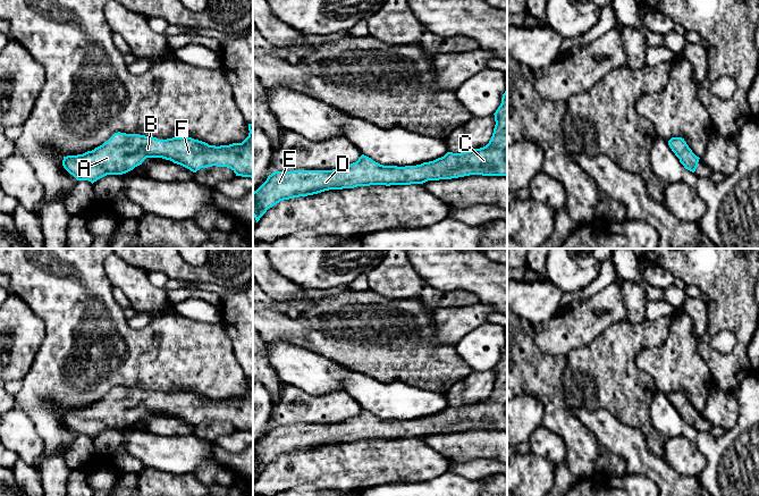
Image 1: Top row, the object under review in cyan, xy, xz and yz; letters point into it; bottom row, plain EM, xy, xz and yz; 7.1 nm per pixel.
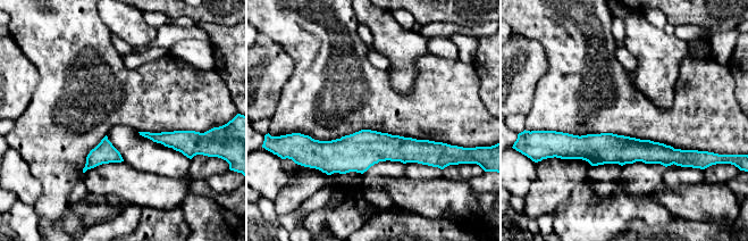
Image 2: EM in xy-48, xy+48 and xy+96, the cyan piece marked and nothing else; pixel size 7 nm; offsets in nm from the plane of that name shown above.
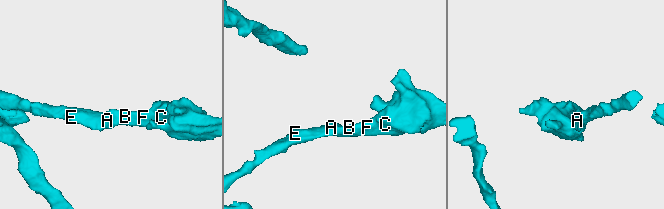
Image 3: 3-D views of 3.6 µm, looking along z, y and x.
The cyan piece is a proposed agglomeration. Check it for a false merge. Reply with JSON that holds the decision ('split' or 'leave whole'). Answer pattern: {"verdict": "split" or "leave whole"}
{"verdict": "leave whole"}

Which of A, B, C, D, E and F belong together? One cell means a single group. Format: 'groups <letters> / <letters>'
groups A B C D E F

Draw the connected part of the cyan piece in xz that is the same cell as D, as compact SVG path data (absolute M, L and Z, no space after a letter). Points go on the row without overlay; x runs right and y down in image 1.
M507 344L494 369L496 379L486 401L461 407L447 406L421 419L383 420L362 409L356 417L339 423L275 426L253 446L253 471L258 477L280 455L329 444L423 438L470 429L507 431Z

